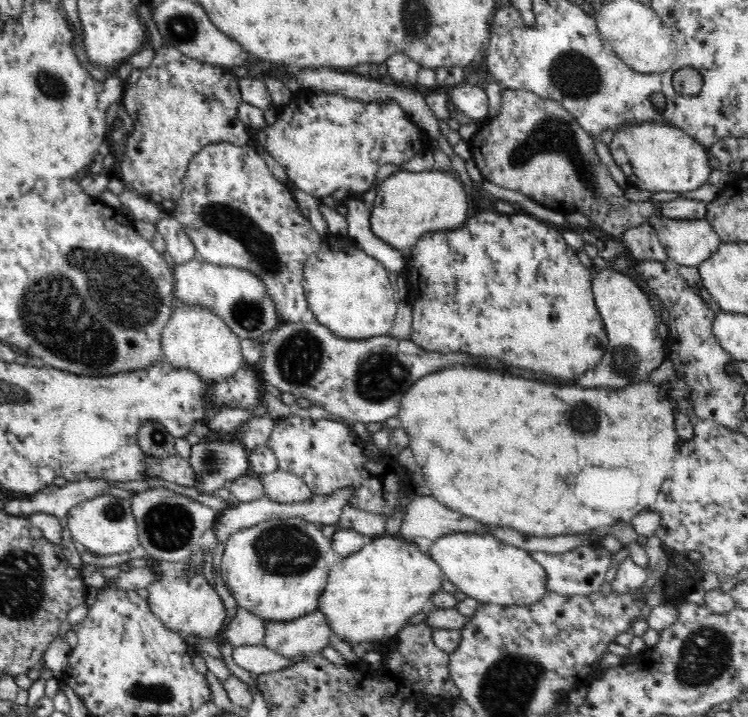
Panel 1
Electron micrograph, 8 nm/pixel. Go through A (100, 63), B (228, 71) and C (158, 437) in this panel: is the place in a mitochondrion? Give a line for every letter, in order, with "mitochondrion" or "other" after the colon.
A: other
B: other
C: mitochondrion

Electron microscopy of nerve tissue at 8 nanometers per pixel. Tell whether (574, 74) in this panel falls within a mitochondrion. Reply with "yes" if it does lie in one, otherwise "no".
yes

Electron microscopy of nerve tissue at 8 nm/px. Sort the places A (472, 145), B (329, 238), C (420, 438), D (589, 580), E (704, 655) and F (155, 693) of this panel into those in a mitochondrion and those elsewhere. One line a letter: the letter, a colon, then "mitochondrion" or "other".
A: other
B: other
C: other
D: other
E: mitochondrion
F: mitochondrion

